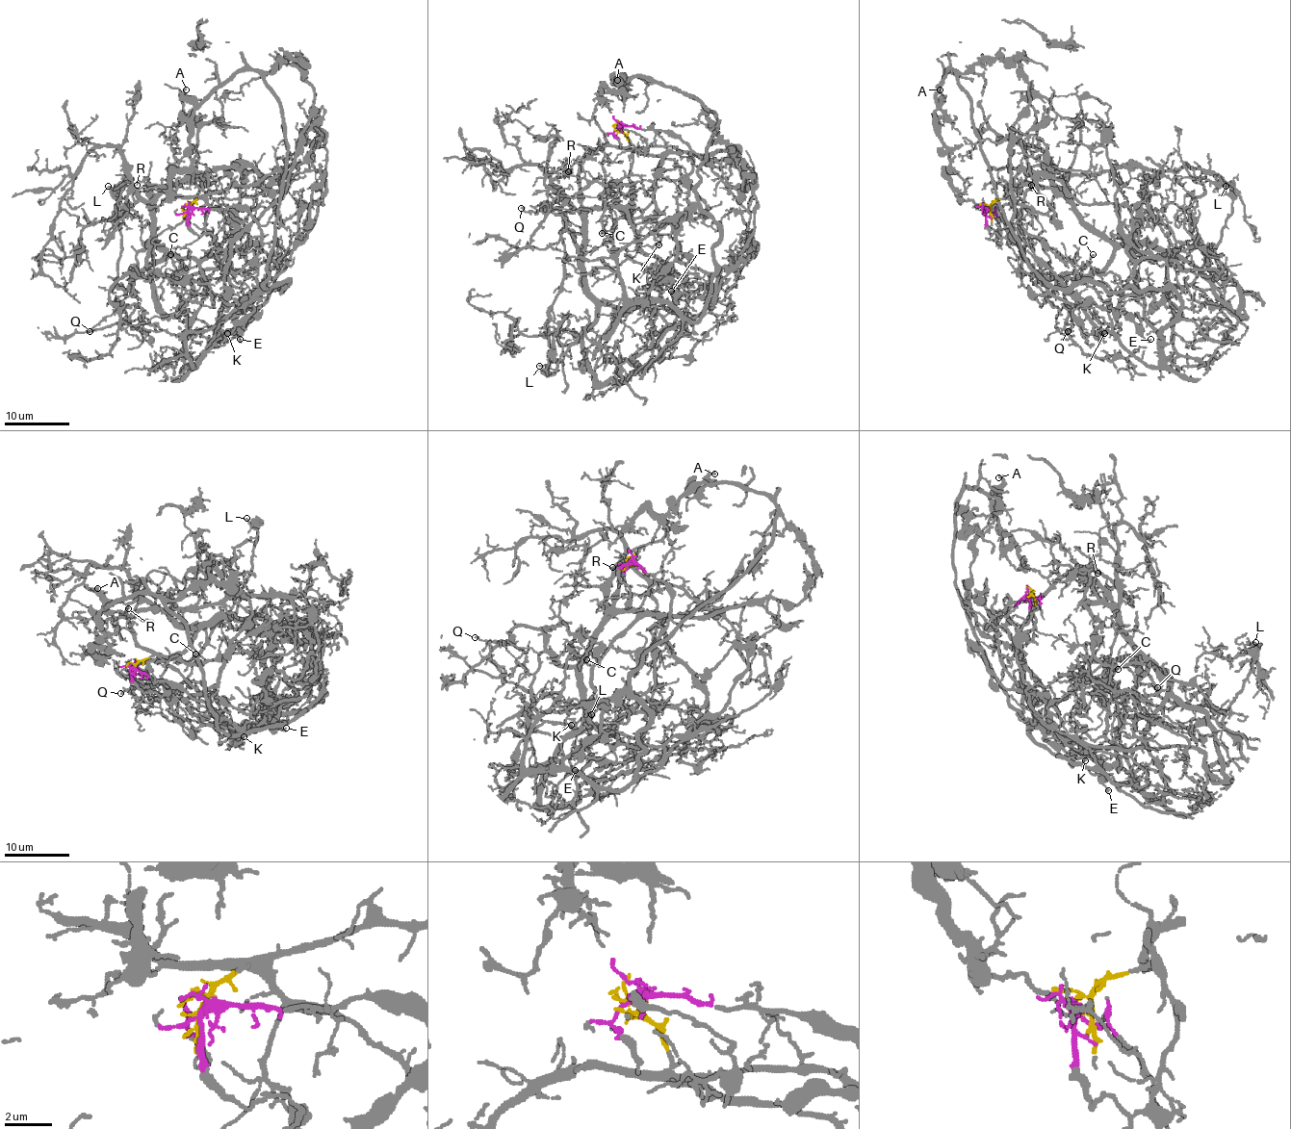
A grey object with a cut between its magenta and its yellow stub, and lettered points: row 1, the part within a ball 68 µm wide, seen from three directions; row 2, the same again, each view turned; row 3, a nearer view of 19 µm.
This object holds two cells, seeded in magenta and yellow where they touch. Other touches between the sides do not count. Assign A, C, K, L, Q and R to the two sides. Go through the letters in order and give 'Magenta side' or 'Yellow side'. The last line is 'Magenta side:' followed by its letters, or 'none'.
A: Magenta side
C: Magenta side
K: Magenta side
L: Yellow side
Q: Yellow side
R: Yellow side
Magenta side: A, C, K

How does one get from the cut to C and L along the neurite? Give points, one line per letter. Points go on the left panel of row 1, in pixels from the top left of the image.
C: (191, 206), (240, 206), (259, 224), (258, 289), (216, 325), (190, 331), (183, 297), (171, 286), (169, 255)
L: (191, 206), (195, 196), (147, 187), (152, 243), (131, 281), (132, 295), (116, 281), (117, 198), (108, 187)

